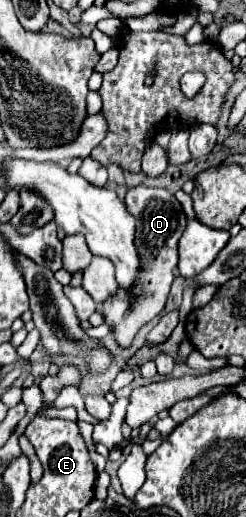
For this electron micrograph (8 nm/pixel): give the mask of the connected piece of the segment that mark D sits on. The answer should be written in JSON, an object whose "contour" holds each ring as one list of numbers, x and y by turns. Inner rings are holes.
{"contour":[[135,186,127,190,125,196,127,202,127,210,135,216,137,220,137,232,135,232,135,244,139,250,139,256,143,260,143,272,139,274,137,284,133,286,133,294,123,296,123,290,119,290,119,294,115,298,109,298,101,308,97,308,99,312,105,314,105,322,113,326,113,332,117,336,117,342,121,346,131,346,131,340,135,336,135,332,149,322,153,316,157,316,167,300,169,288,173,278,177,276,177,260,179,260,179,252,177,252,177,242,187,226,187,216,183,214,183,208,179,206,179,200,163,190,163,188,147,188,147,186]]}

